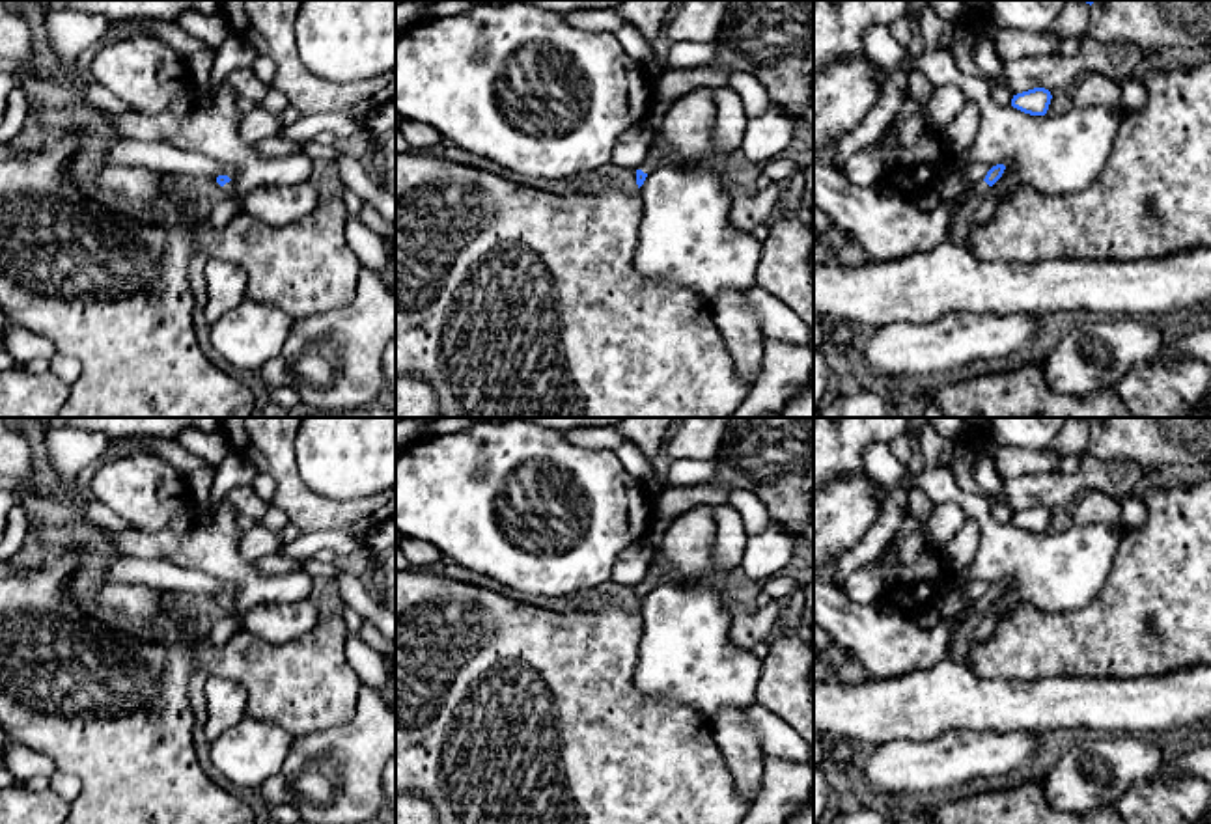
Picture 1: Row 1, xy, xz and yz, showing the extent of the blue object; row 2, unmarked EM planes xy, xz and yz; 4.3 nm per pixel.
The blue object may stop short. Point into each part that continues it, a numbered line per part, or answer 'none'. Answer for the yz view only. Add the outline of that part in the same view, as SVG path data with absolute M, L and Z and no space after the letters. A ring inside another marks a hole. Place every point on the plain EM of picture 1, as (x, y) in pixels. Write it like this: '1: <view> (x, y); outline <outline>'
1: yz (980, 608); outline M981 598L981 600L976 600L972 608L967 610L963 615L980 621L989 610L991 610L991 604L985 598Z

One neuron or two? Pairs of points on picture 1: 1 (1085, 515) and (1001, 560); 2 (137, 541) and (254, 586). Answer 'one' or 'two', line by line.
1: two
2: one

